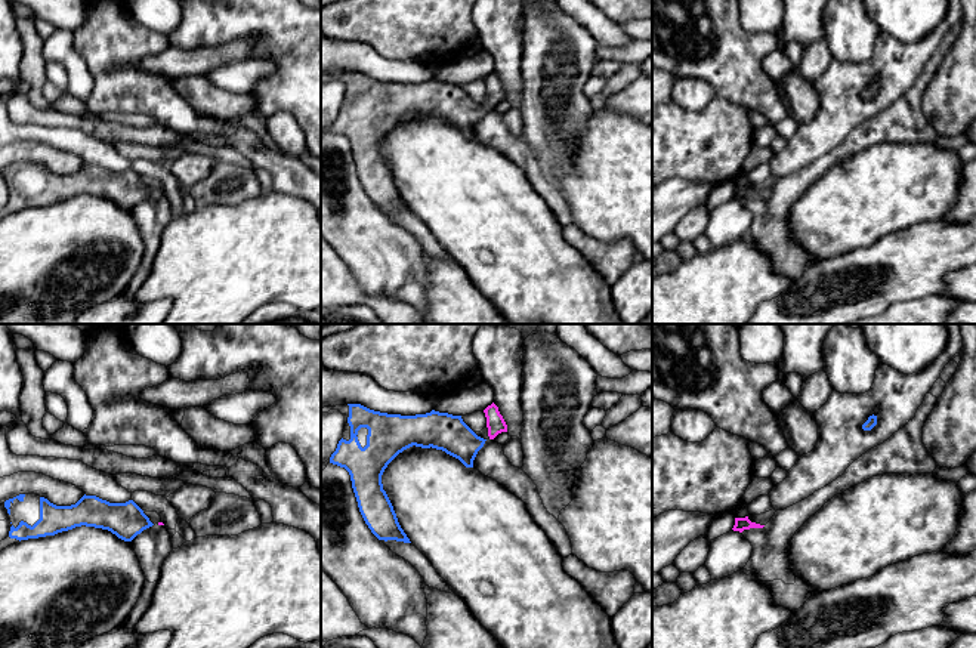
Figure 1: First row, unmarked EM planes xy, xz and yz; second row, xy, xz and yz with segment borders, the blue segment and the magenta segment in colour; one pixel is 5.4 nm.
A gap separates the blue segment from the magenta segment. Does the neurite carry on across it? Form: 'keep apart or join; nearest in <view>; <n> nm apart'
join; nearest in xz; 30 nm apart

